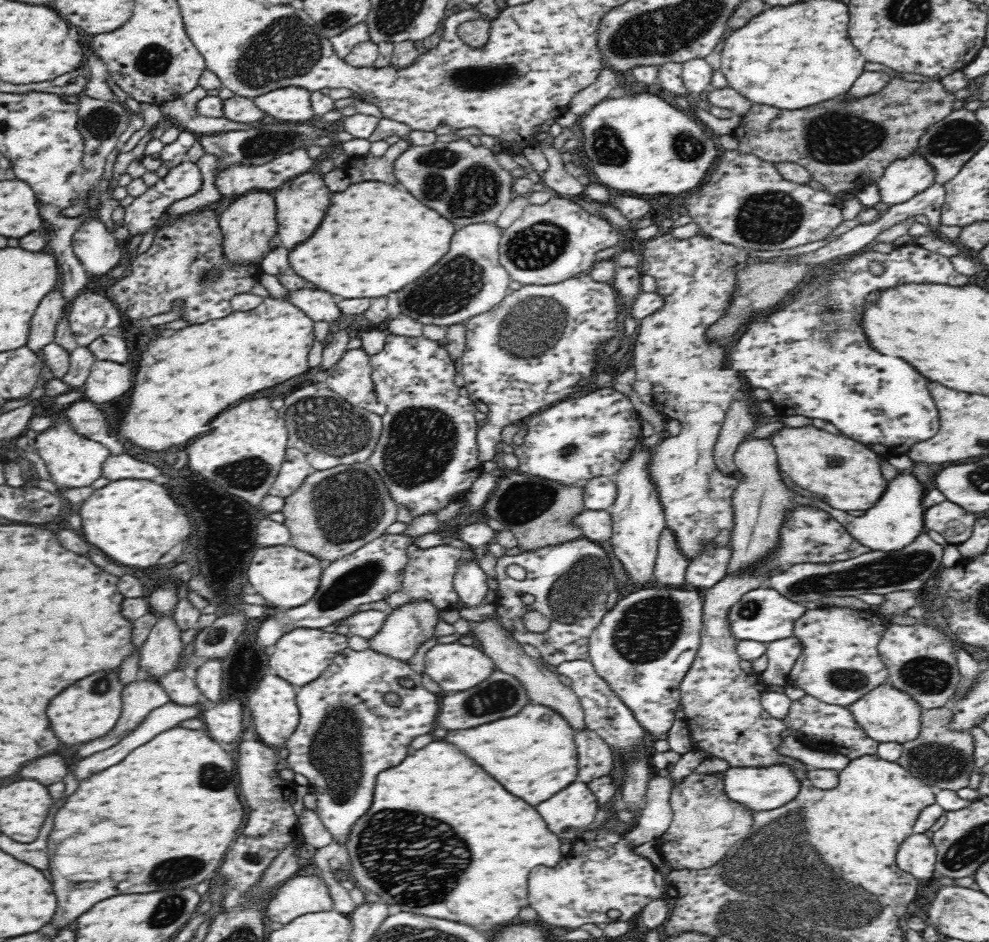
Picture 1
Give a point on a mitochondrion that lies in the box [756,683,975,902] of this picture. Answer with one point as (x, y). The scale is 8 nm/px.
(937, 761)

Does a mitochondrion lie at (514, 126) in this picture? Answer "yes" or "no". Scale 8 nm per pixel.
no

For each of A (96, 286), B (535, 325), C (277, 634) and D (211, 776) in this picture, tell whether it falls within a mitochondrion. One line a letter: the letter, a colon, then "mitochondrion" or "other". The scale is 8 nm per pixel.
A: other
B: mitochondrion
C: other
D: mitochondrion

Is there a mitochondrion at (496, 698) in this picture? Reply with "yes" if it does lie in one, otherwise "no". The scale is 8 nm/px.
yes

